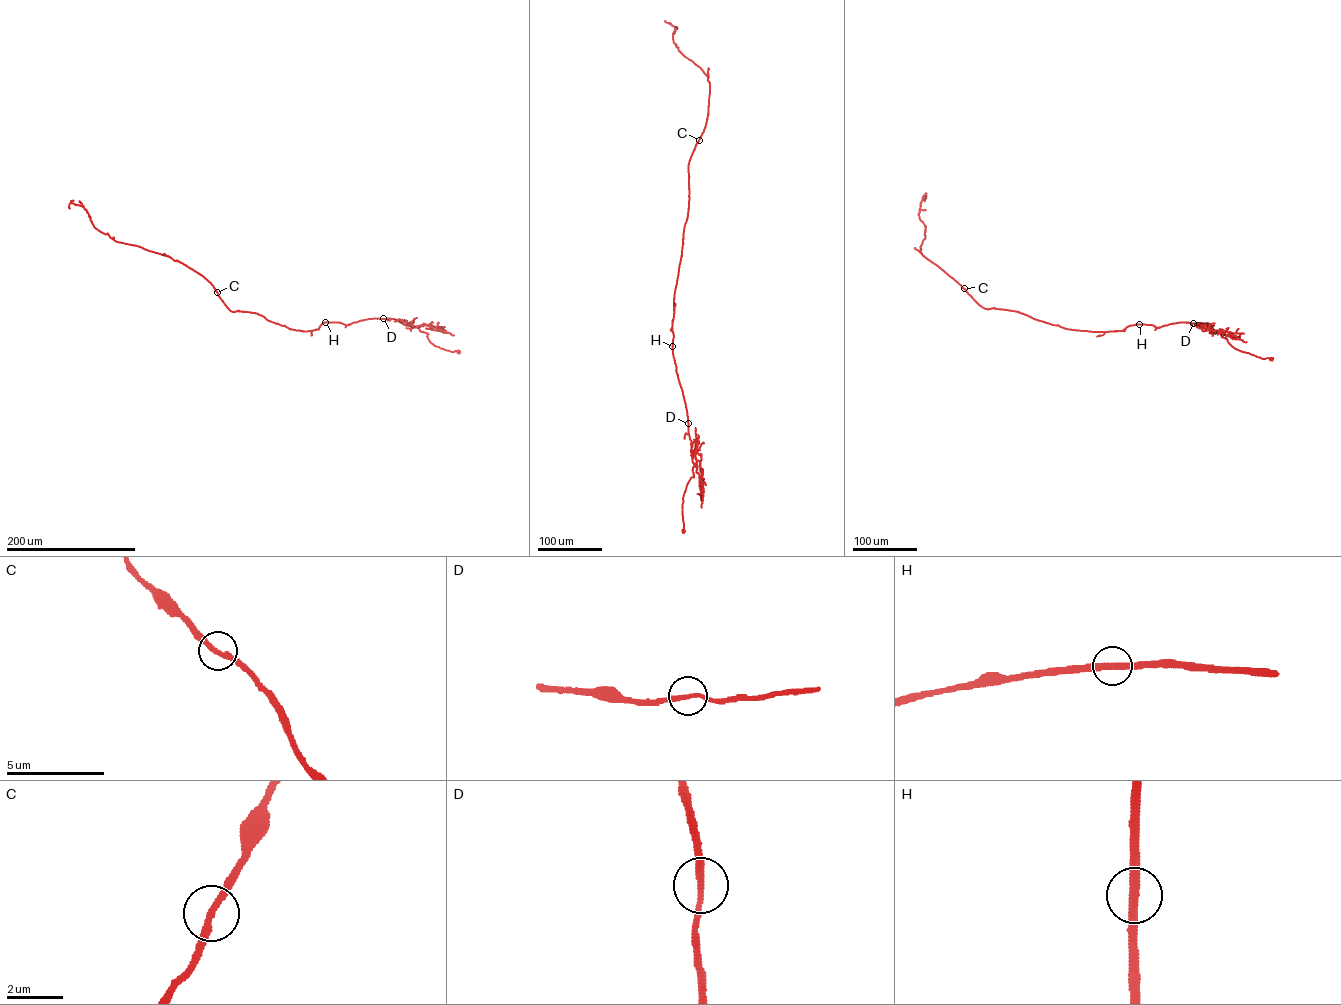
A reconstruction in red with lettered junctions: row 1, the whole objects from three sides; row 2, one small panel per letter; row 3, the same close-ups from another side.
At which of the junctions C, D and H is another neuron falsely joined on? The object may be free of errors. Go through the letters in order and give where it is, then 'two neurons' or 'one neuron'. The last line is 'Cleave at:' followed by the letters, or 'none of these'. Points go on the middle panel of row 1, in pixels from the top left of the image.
C: place (699, 140); one neuron
D: place (688, 423); one neuron
H: place (672, 346); one neuron
Cleave at: none of these

